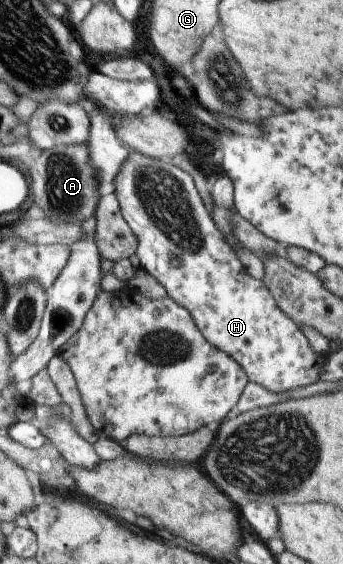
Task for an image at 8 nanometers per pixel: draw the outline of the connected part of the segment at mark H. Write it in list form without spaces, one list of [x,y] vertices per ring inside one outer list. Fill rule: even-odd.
[[[133,151],[127,155],[123,169],[115,177],[113,193],[137,237],[136,255],[141,267],[165,288],[168,296],[185,307],[197,324],[203,337],[234,359],[247,374],[248,381],[256,383],[275,395],[319,381],[323,371],[323,353],[313,351],[298,325],[277,305],[262,280],[253,278],[243,267],[239,257],[213,223],[202,187],[191,174],[171,161],[151,158]]]

